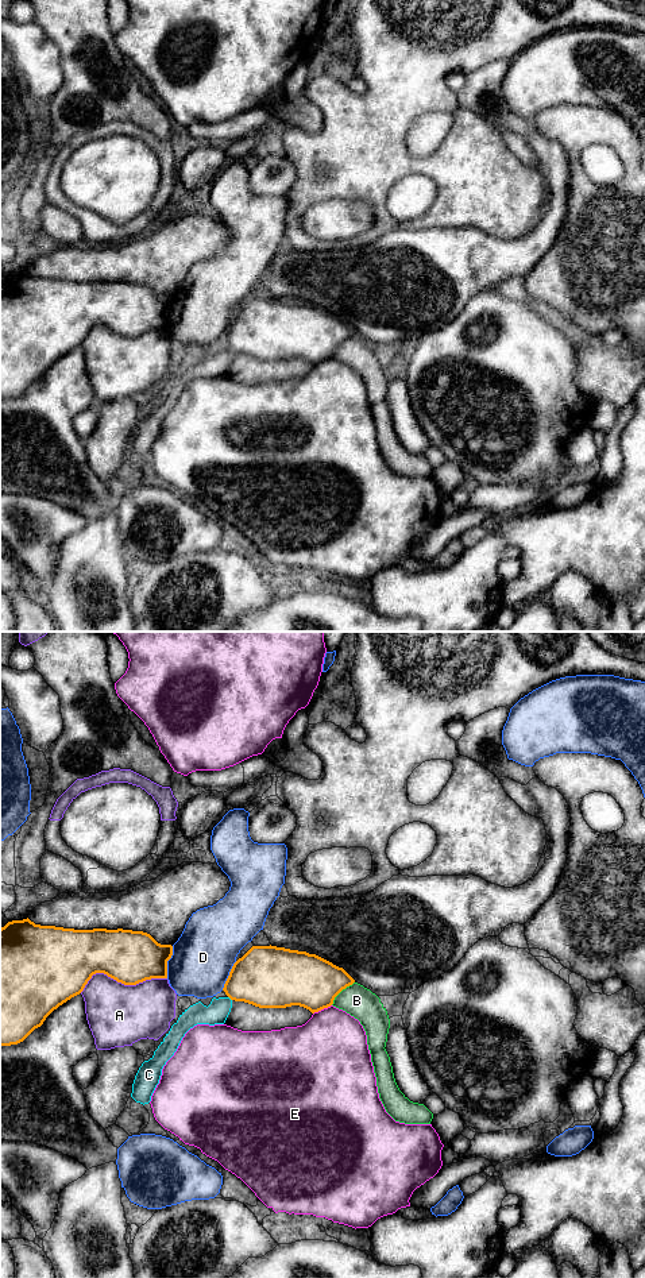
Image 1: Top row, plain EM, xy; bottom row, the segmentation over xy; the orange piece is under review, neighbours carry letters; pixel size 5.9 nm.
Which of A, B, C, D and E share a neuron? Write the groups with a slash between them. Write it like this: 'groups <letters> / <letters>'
groups A / B C / D / E

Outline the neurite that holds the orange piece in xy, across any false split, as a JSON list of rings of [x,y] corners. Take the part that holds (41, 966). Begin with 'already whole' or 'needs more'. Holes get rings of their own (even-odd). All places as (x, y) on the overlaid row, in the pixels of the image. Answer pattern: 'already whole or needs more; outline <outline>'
already whole; outline [[[28,918],[8,922],[0,928],[0,1046],[23,1042],[59,1005],[80,995],[96,973],[124,985],[136,985],[151,978],[167,978],[167,961],[173,955],[171,945],[158,943],[150,934],[132,930],[74,930],[40,926]]]

